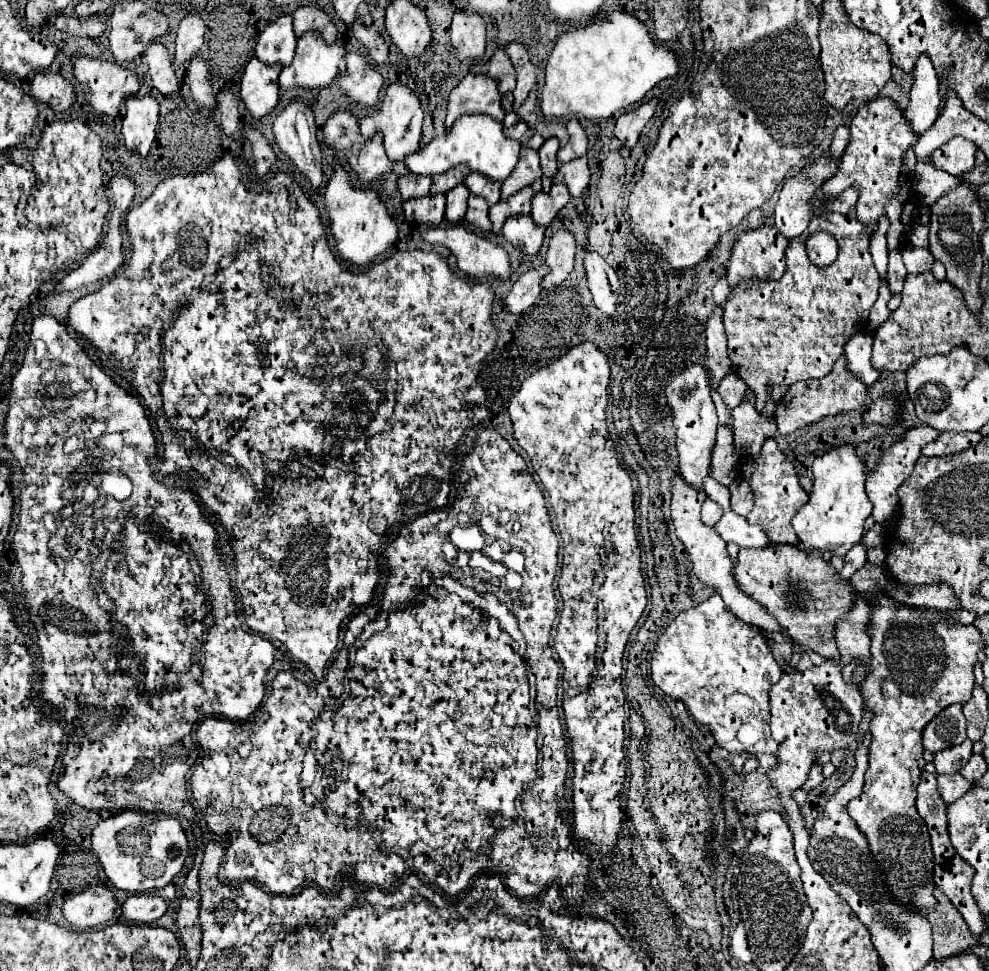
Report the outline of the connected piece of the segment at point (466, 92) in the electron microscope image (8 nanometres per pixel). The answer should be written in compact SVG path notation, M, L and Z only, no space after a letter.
M466 74L450 92L446 128L450 128L464 114L488 114L492 118L504 120L500 92L490 76Z

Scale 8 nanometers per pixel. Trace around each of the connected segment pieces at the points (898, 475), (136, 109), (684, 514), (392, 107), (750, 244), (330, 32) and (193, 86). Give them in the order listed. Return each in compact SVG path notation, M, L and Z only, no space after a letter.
M916 426L912 428L900 442L896 442L894 446L890 446L884 454L882 454L882 462L876 466L874 472L868 474L868 480L866 480L866 492L868 492L868 498L870 502L874 504L874 512L872 512L872 518L874 522L880 522L884 524L892 512L896 510L898 506L898 486L912 474L914 470L914 464L916 460L920 458L920 450L928 444L928 442L934 442L936 438L940 436L938 430L930 428L930 426Z
M130 96L126 100L126 116L122 134L130 150L138 150L142 156L148 154L158 124L158 102L152 96Z
M676 476L674 478L674 486L672 486L672 522L674 522L674 528L676 528L676 534L678 538L684 542L690 558L692 558L692 564L694 564L694 574L708 586L712 586L716 592L720 592L722 600L728 604L730 612L734 612L736 616L740 616L740 620L748 622L748 624L754 624L758 628L762 628L764 632L780 632L780 634L786 634L784 628L778 624L778 620L766 612L766 608L762 604L758 604L756 600L752 600L750 596L746 596L740 588L738 588L738 582L734 580L732 576L732 562L728 558L728 552L726 552L726 542L718 536L718 532L714 528L708 528L702 520L700 520L700 506L702 502L706 500L704 492L698 492L698 490L692 490L684 480L682 476Z
M398 82L390 84L386 88L384 100L368 116L362 118L360 130L362 130L362 136L364 138L370 138L376 132L382 132L384 134L384 146L386 146L388 158L394 160L394 162L402 162L408 154L412 154L420 146L422 108L420 108L418 96L408 86L404 86L404 84L398 84Z
M760 226L754 230L738 232L732 254L730 254L730 264L728 264L728 284L734 288L740 280L748 278L768 278L768 280L780 280L782 274L786 272L786 248L788 248L788 238L782 236L774 226Z
M312 4L300 6L292 16L294 16L294 32L296 32L296 36L302 36L308 30L318 30L318 32L322 32L322 36L328 42L336 40L338 30L336 30L332 18L322 8L312 6Z
M194 56L190 60L190 66L188 66L186 74L190 78L190 92L192 92L194 99L212 109L216 100L212 96L211 74L207 64L206 60Z

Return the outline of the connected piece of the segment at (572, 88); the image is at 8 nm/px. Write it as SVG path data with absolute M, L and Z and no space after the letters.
M612 12L606 20L594 22L584 28L576 28L558 38L554 52L548 58L546 84L542 90L540 108L544 116L552 116L552 118L562 118L569 114L590 120L610 118L616 112L626 110L628 106L640 102L650 88L654 88L658 82L666 80L668 76L676 76L676 72L678 72L678 58L672 48L656 46L646 26L638 18L624 12Z

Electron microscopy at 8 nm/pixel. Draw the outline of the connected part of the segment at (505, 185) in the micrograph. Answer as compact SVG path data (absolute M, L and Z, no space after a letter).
M522 146L520 160L518 160L514 172L502 182L502 200L506 200L508 196L518 192L520 188L524 188L540 178L542 178L542 170L540 170L538 152L528 148L528 146Z

